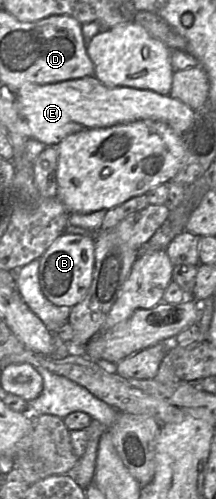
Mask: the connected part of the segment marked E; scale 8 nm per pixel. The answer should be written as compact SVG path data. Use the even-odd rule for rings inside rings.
M94 75L54 84L25 84L16 92L18 109L31 130L31 138L45 145L58 145L73 133L151 119L165 123L184 135L194 119L194 110L170 95L130 87L109 87Z

